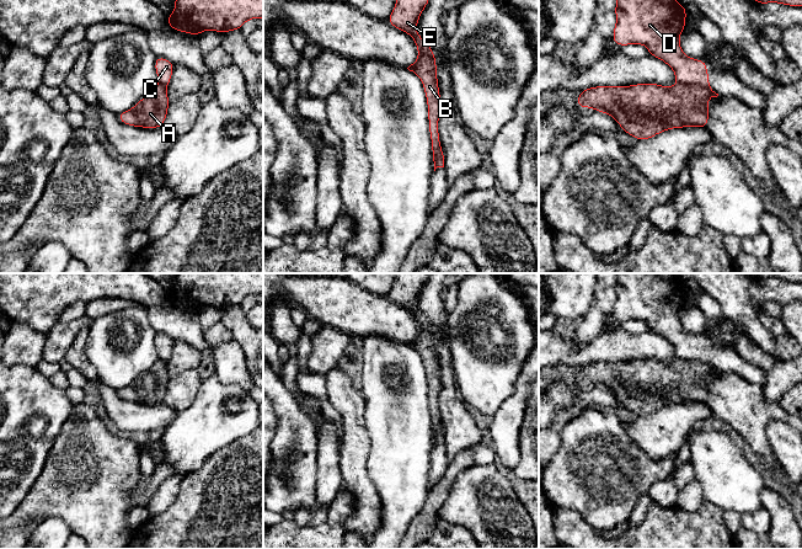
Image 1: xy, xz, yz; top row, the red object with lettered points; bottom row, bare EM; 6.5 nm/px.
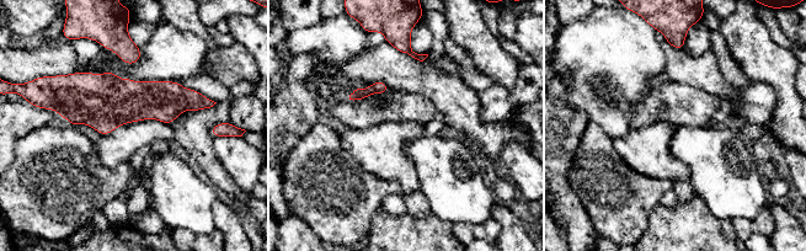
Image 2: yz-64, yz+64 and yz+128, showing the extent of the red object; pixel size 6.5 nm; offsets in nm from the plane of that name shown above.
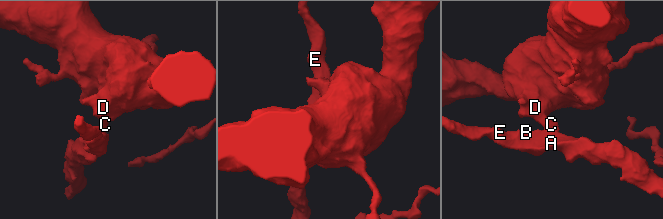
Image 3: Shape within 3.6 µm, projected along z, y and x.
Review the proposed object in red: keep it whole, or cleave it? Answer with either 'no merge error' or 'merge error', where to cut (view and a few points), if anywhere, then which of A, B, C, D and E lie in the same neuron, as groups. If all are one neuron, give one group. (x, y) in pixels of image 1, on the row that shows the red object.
merge error; cut yz (679, 83), (707, 86); groups A B E / C D

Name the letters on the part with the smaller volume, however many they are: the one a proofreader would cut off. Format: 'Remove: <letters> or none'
Remove: A, B, E

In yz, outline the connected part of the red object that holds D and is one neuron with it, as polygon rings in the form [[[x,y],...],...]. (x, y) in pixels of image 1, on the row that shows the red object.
[[[616,0],[613,41],[620,47],[643,44],[669,65],[679,84],[709,86],[705,60],[685,55],[679,42],[686,7],[677,0]]]

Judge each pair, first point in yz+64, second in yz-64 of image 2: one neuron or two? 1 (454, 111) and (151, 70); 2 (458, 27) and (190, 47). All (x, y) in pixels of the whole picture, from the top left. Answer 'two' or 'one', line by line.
1: two
2: two

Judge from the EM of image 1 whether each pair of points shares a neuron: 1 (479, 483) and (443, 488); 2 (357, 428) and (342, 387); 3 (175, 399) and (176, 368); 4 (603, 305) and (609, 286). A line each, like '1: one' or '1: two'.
1: two
2: one
3: two
4: one

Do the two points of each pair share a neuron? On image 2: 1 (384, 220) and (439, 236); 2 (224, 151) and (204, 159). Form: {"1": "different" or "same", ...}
{"1": "same", "2": "different"}

